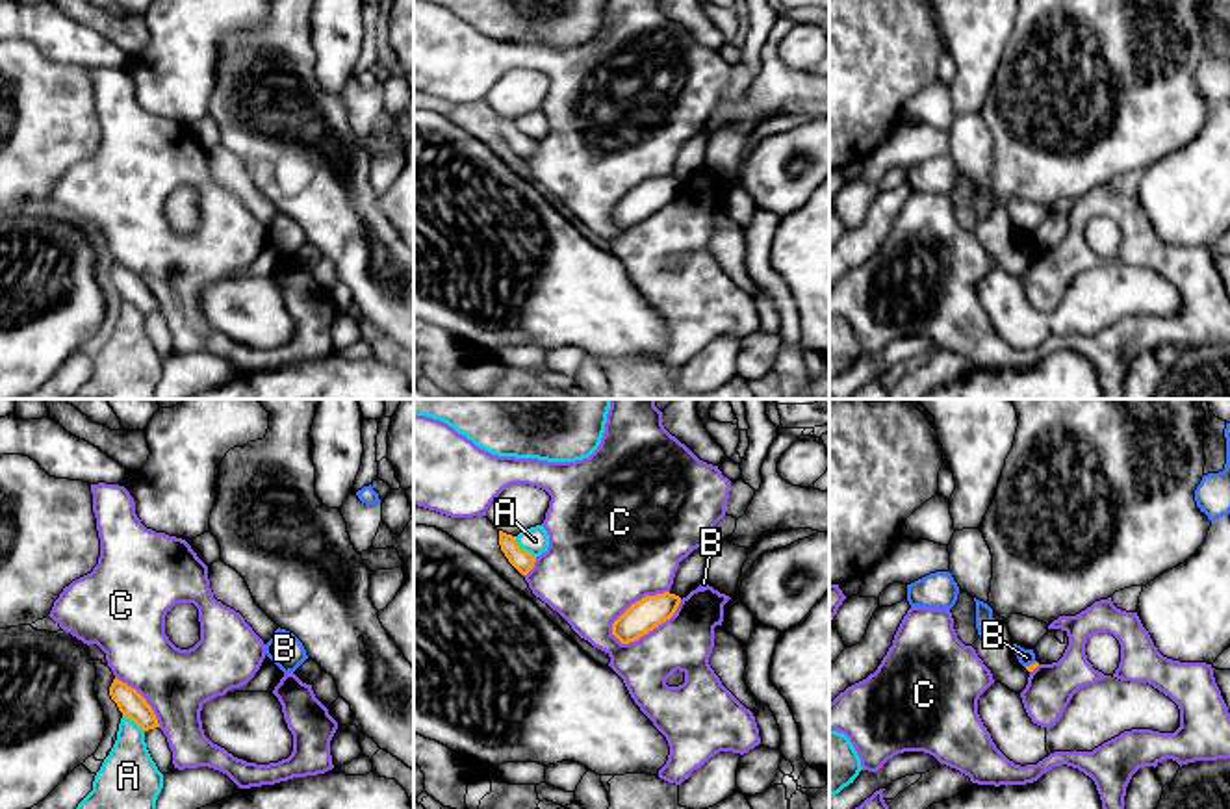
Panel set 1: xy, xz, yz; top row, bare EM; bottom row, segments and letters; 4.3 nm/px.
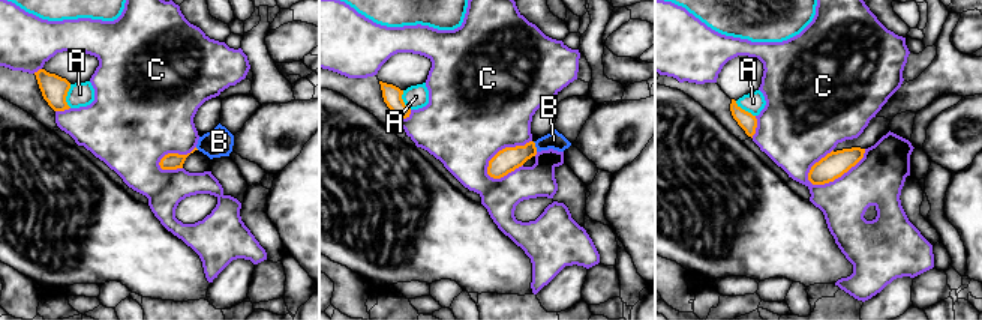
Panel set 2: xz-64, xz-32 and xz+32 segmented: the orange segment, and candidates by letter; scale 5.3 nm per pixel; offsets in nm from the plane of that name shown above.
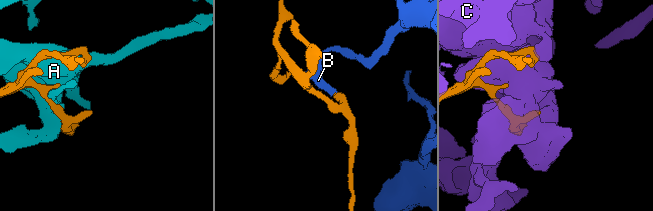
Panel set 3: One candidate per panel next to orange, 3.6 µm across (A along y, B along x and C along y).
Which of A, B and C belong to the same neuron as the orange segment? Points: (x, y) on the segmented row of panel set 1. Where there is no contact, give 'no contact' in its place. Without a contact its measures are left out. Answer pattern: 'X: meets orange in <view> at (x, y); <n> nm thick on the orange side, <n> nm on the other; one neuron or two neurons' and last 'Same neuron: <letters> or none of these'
A: meets orange in xz at (524, 550); 90 nm thick on the orange side, 120 nm on the other; two neurons
B: meets orange in yz at (1030, 665); 30 nm thick on the orange side, 70 nm on the other; two neurons
C: meets orange in xz at (648, 631); 140 nm thick on the orange side, 240 nm on the other; two neurons
Same neuron: none of these

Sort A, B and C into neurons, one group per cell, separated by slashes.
A / B / C

